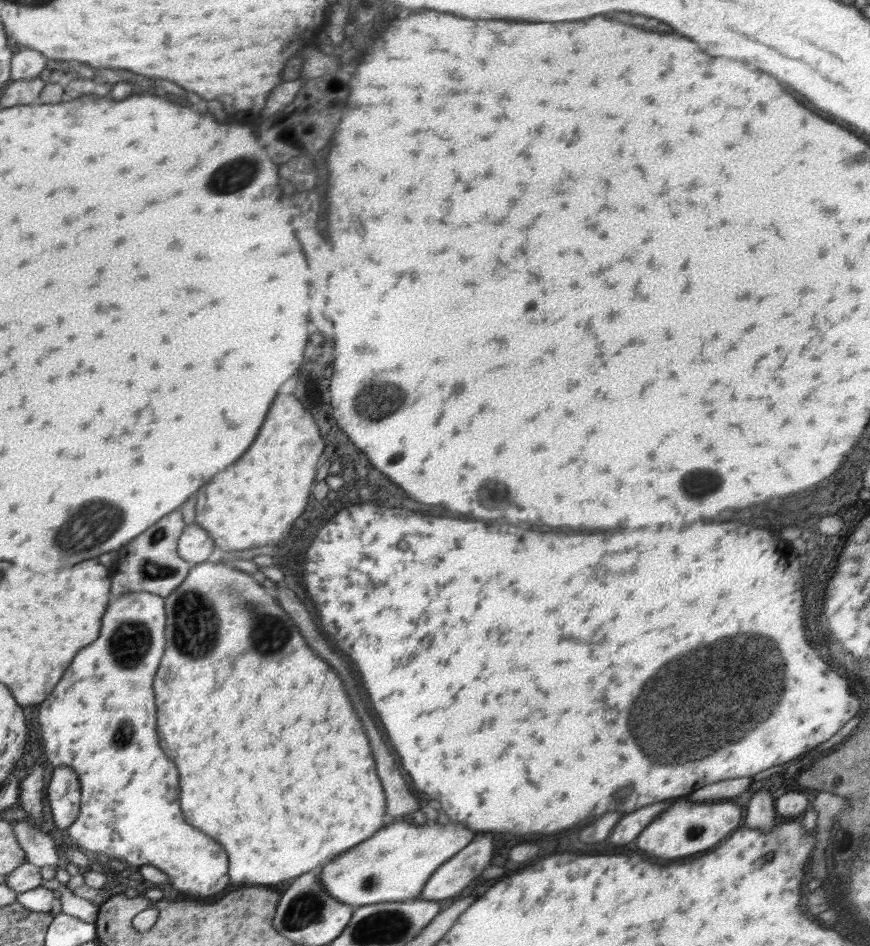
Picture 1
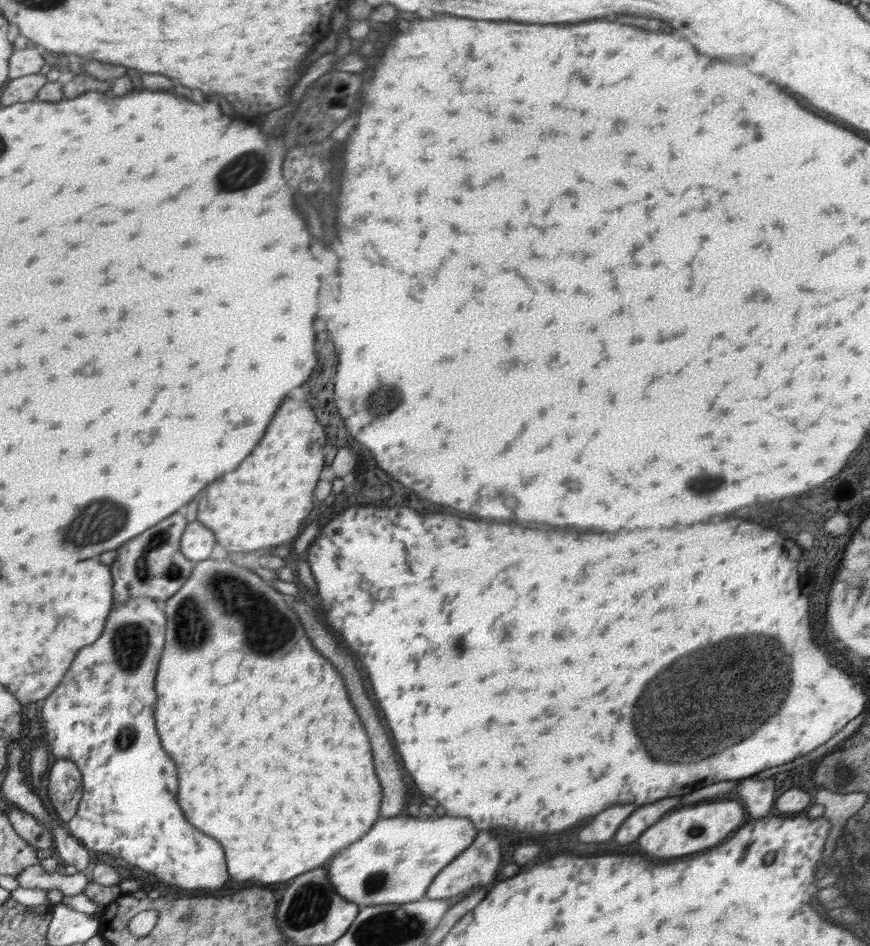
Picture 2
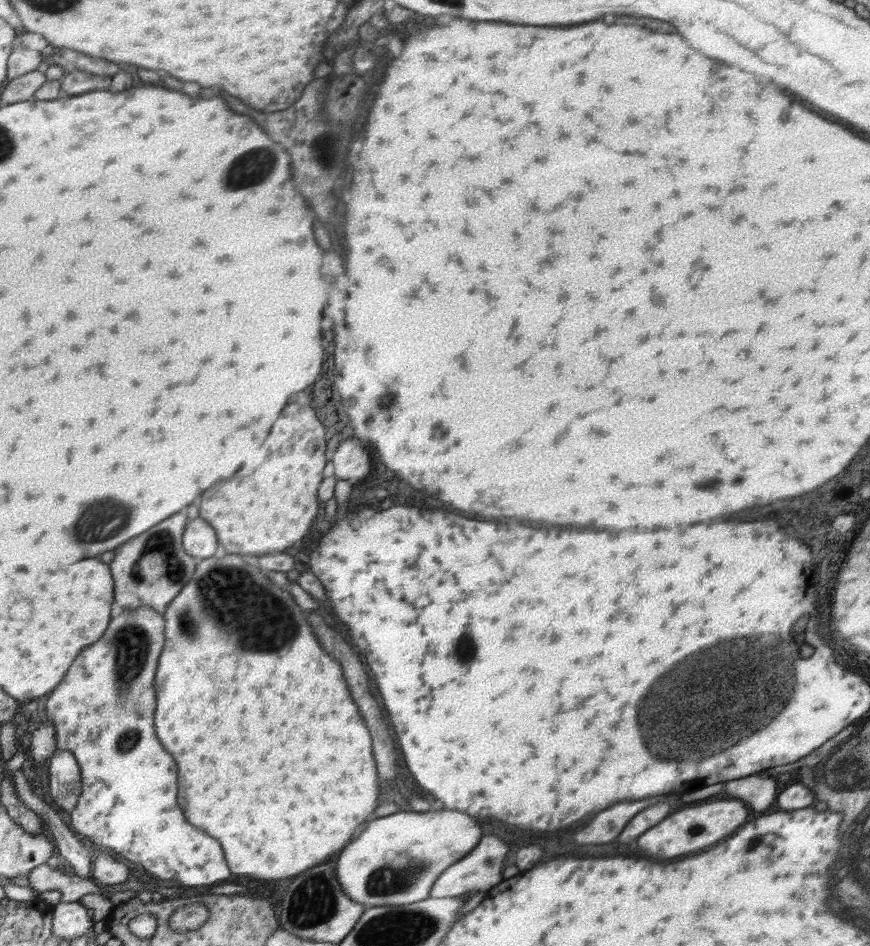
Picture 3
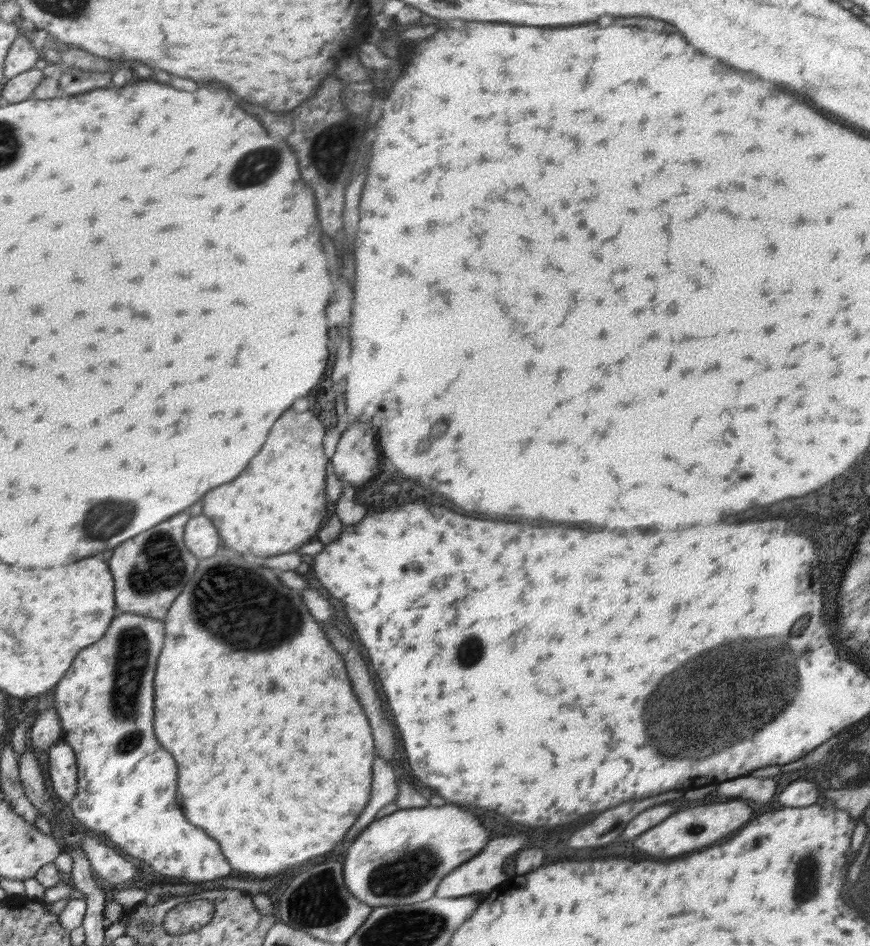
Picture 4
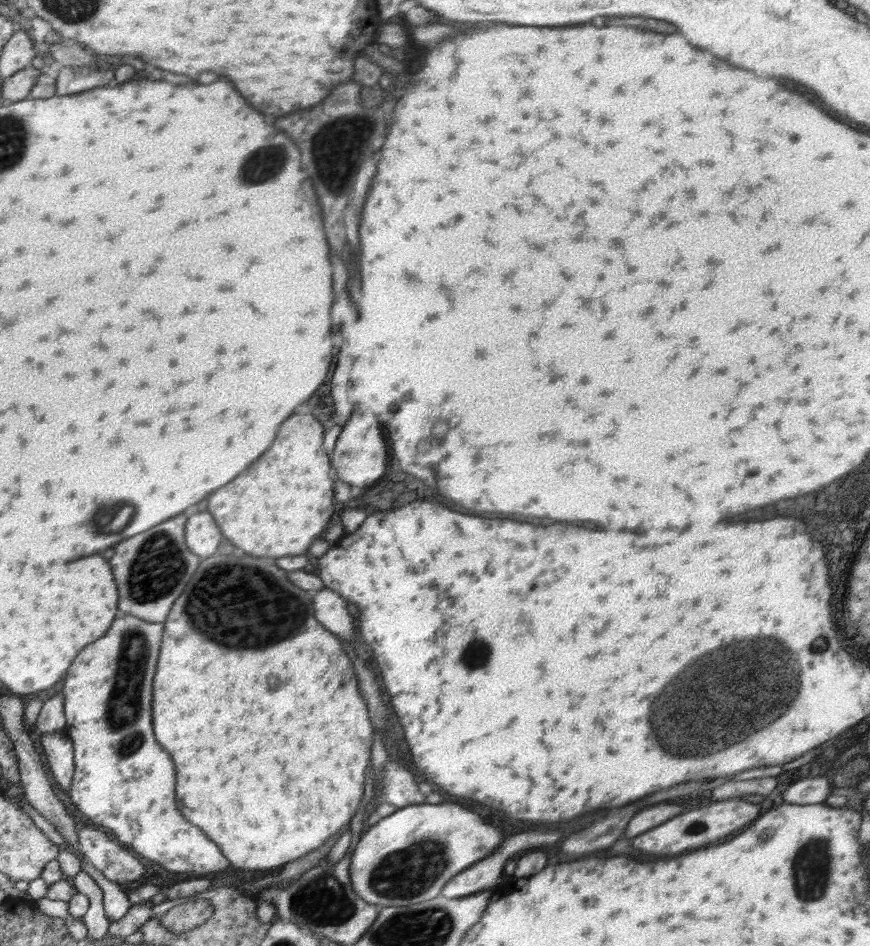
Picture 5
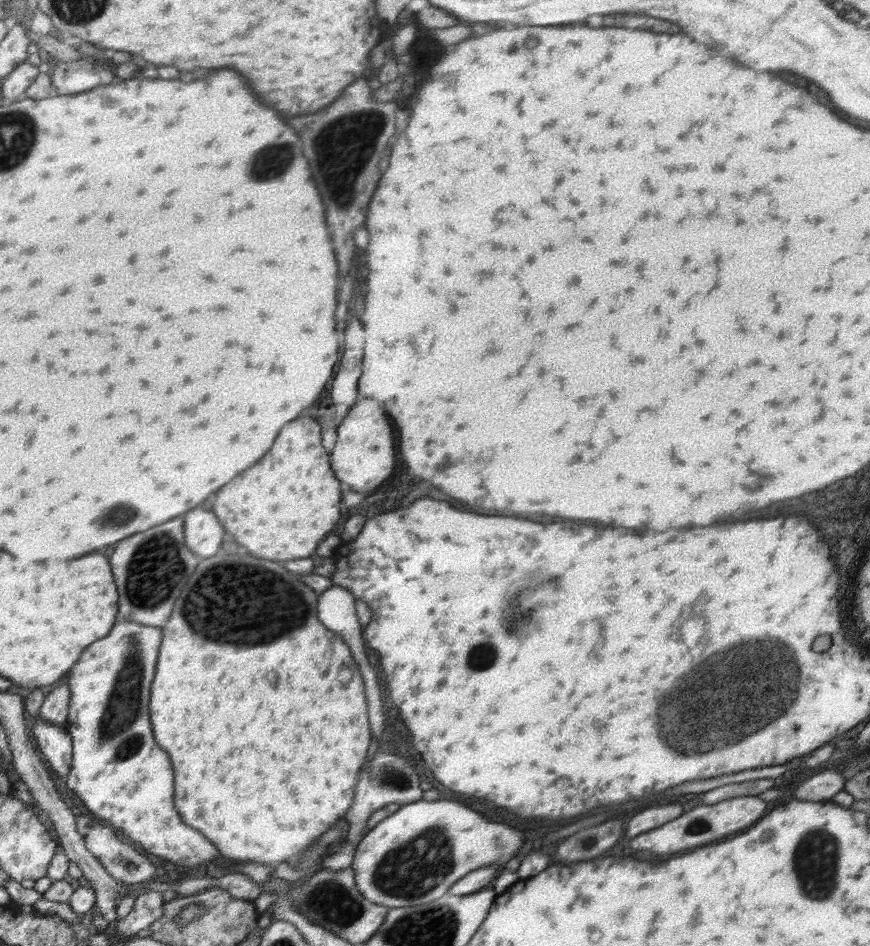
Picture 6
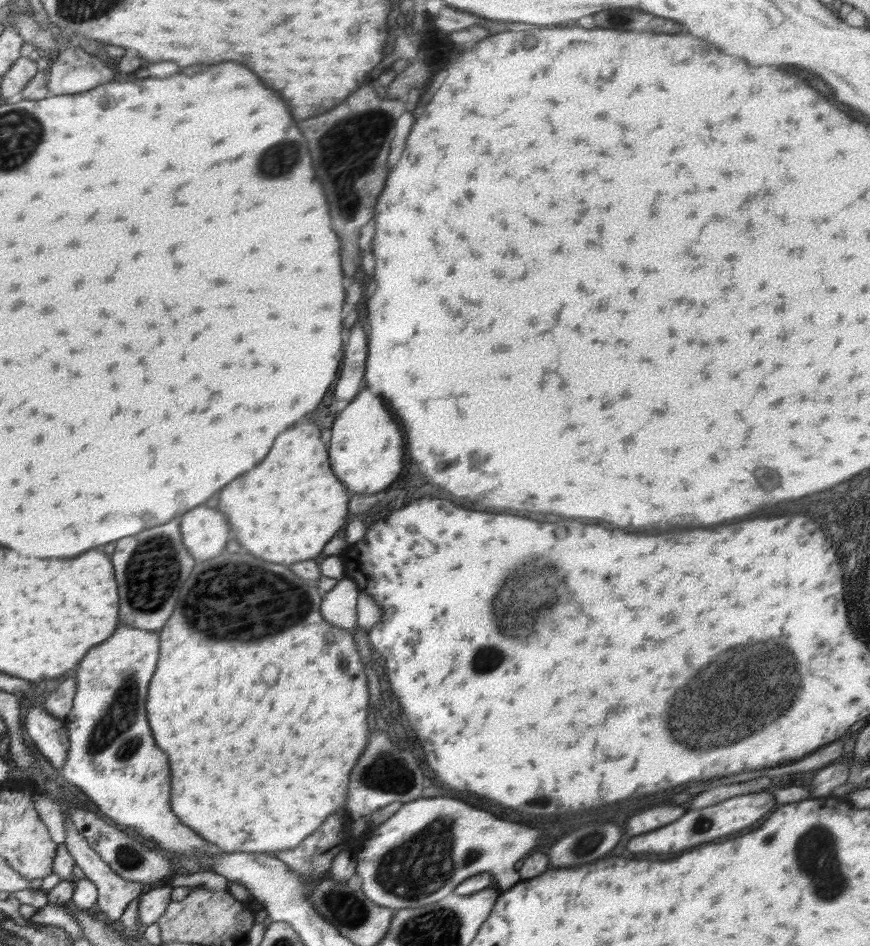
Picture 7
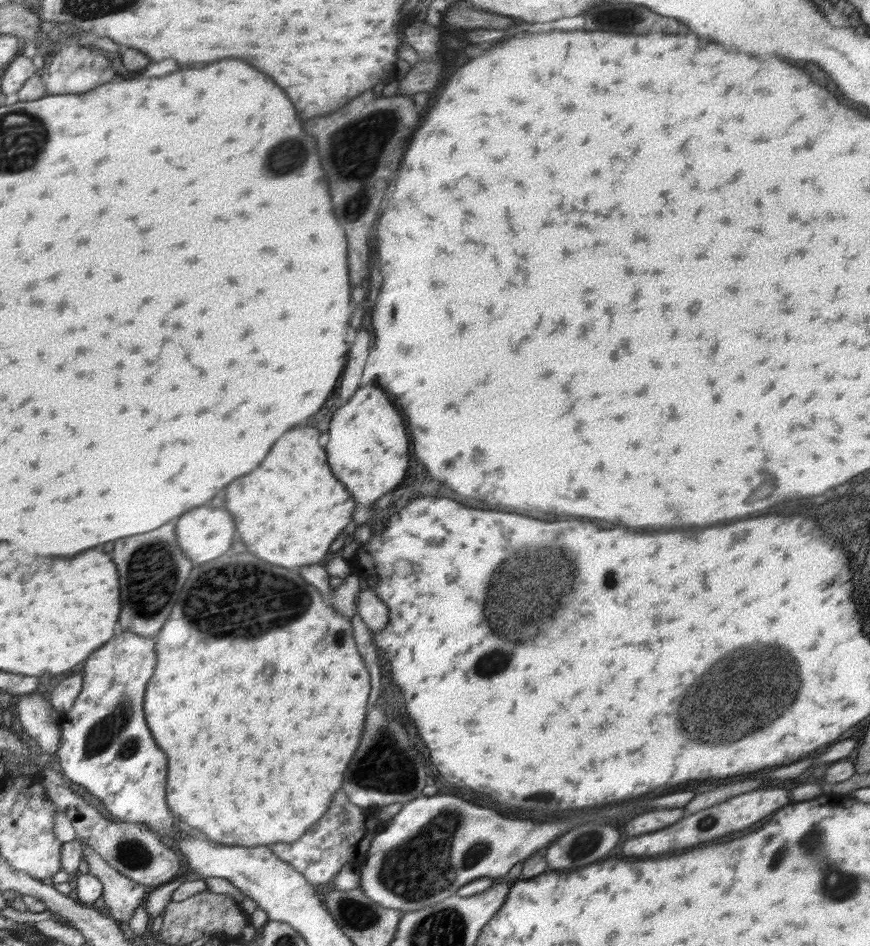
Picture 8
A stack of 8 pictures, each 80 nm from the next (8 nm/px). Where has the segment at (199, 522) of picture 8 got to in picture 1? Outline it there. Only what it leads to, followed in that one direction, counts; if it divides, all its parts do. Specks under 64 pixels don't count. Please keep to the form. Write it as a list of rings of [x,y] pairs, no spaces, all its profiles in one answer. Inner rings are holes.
[[[192,522],[178,539],[177,553],[180,558],[194,565],[208,560],[208,556],[214,556],[216,546],[209,532]]]

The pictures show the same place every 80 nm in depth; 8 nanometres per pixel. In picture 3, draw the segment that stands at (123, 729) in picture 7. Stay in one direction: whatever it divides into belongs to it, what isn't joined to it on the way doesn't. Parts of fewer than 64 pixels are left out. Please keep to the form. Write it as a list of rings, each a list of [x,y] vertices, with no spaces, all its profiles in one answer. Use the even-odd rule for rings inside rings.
[[[138,607],[126,609],[120,614],[116,614],[116,618],[112,620],[112,628],[108,628],[108,636],[104,636],[104,640],[100,640],[100,644],[92,644],[92,648],[88,648],[88,652],[84,652],[84,656],[80,656],[80,660],[76,660],[76,664],[72,664],[72,672],[68,672],[68,676],[64,676],[64,684],[60,684],[60,688],[56,688],[56,692],[51,692],[46,700],[47,720],[55,725],[55,732],[58,735],[57,749],[69,750],[76,758],[78,766],[81,770],[81,795],[70,812],[71,828],[76,830],[79,836],[86,836],[85,842],[90,848],[112,849],[116,854],[120,854],[122,858],[130,860],[130,862],[138,862],[144,868],[158,876],[162,880],[176,880],[183,886],[210,886],[212,884],[222,883],[228,879],[231,872],[227,865],[225,854],[220,844],[212,838],[206,836],[202,830],[192,828],[192,824],[188,824],[184,820],[182,810],[176,804],[176,796],[178,796],[178,784],[176,784],[176,762],[174,758],[162,748],[162,744],[156,738],[154,732],[154,710],[156,710],[156,692],[154,692],[154,674],[156,674],[156,666],[158,666],[158,656],[164,647],[166,640],[166,618],[163,613],[156,612],[152,607]]]

